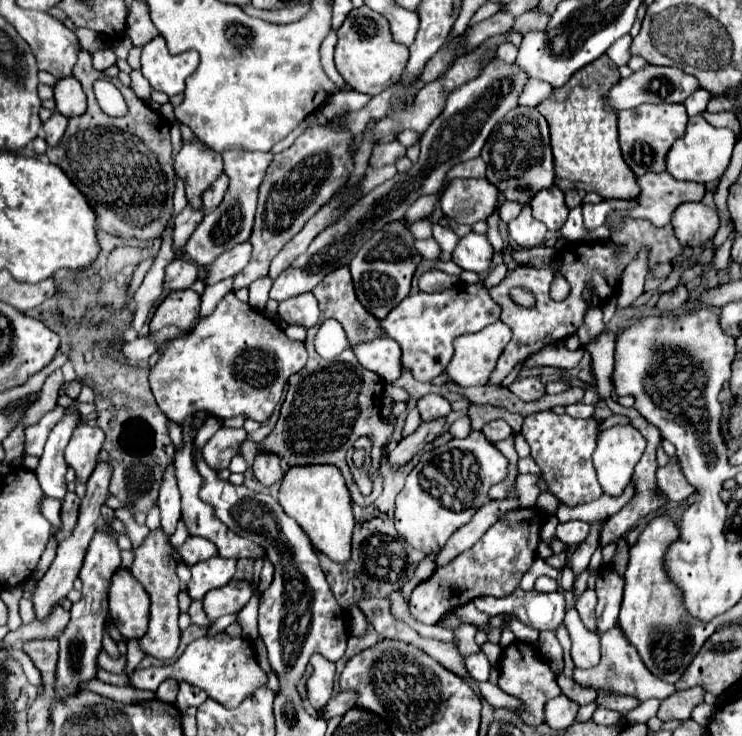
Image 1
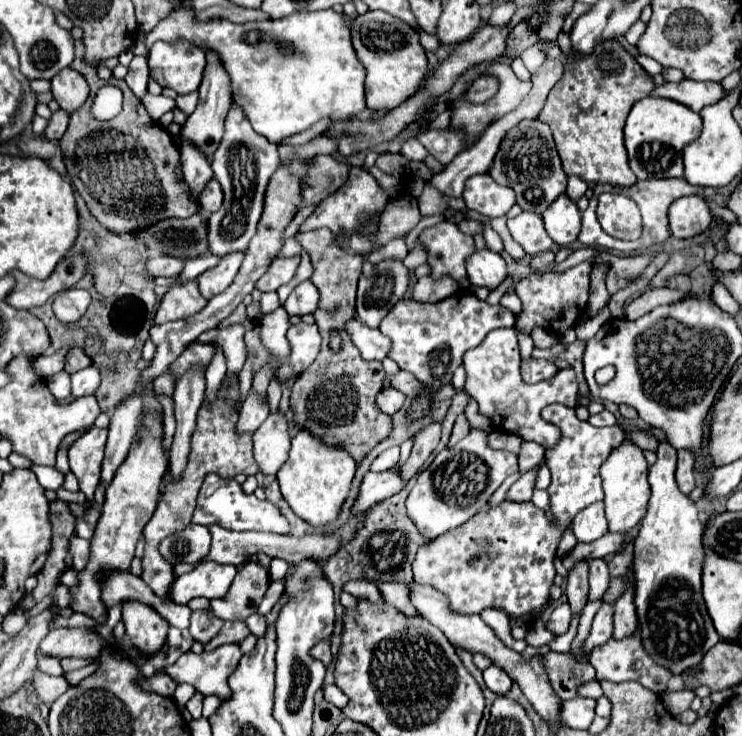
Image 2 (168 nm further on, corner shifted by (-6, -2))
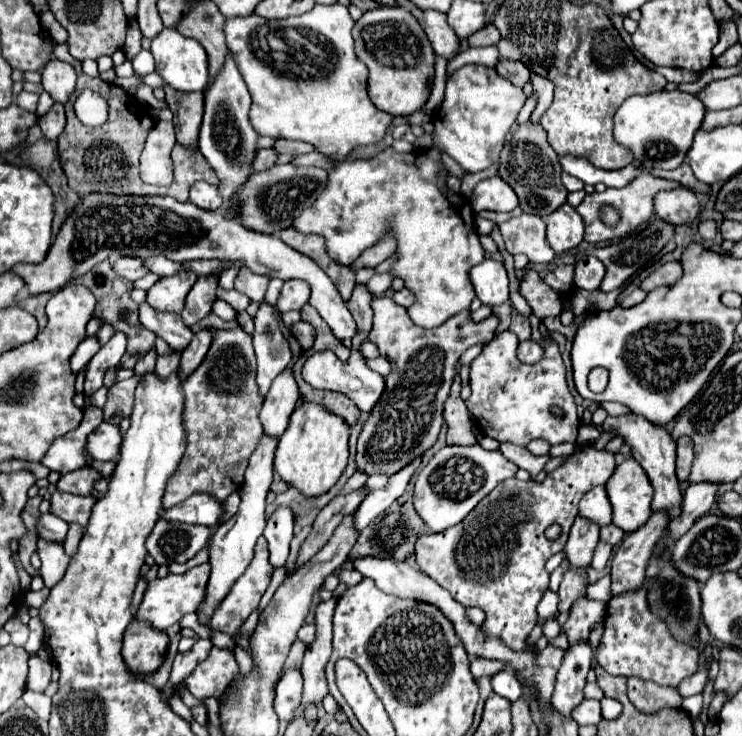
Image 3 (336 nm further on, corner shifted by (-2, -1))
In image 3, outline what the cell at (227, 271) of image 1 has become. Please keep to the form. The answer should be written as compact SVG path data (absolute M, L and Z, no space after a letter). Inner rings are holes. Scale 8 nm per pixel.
M199 277L193 285L193 289L187 295L185 309L181 313L183 323L187 327L197 325L213 307L215 303L215 287L217 287L217 277Z

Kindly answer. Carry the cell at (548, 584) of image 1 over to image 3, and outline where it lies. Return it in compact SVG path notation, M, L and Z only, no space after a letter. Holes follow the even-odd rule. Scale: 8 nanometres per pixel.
M547 591L547 593L543 595L543 599L539 601L539 605L537 605L537 615L539 615L539 619L541 619L541 621L547 621L547 619L555 617L555 615L559 613L559 611L557 611L557 603L559 603L557 593Z

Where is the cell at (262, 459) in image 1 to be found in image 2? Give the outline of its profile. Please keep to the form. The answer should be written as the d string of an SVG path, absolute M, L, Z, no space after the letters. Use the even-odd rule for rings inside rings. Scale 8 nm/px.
M273 412L267 416L263 426L253 434L253 454L259 464L259 472L265 476L275 476L279 466L287 460L289 454L289 436L287 422L281 412Z

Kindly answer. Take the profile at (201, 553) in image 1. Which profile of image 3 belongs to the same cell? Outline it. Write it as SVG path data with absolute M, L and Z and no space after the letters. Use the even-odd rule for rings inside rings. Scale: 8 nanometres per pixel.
M159 519L147 539L147 551L159 565L169 565L173 561L185 563L207 545L211 533L213 531L205 525Z

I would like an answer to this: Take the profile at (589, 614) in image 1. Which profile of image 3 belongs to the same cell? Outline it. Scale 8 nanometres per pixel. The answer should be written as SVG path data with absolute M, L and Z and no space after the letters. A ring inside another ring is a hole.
M577 515L571 527L569 541L565 545L567 559L577 567L589 567L597 541L599 541L599 525Z

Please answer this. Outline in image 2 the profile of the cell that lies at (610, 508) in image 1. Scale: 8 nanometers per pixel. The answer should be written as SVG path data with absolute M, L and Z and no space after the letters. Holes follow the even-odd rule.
M568 528L563 533L562 538L560 540L559 546L557 548L557 556L562 559L565 554L568 554L571 551L571 548L573 548L573 546L575 546L577 542L578 541L575 538L572 530Z

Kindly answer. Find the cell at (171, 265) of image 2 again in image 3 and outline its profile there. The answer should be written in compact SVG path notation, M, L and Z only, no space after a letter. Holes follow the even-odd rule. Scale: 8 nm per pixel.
M119 257L113 263L113 269L115 269L115 273L119 273L119 277L127 277L129 281L135 281L135 279L147 275L143 261L137 257Z

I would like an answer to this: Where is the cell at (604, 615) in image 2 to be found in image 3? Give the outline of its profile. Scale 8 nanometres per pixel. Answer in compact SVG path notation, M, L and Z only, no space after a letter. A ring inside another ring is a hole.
M589 643L571 645L565 653L563 665L557 671L555 691L551 697L551 705L559 715L571 717L571 711L585 699L583 687L585 687L585 677L589 669L591 669Z

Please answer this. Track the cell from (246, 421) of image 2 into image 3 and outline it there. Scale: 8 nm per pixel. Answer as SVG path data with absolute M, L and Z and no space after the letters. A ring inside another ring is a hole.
M267 301L259 303L253 333L253 345L257 355L257 385L259 393L267 395L271 381L289 365L291 347L287 337L281 333L277 309Z

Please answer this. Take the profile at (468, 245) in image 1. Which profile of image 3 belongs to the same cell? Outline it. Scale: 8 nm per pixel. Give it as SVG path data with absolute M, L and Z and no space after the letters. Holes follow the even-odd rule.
M487 257L483 263L471 269L471 283L475 295L483 305L501 305L509 301L509 277L503 263Z

